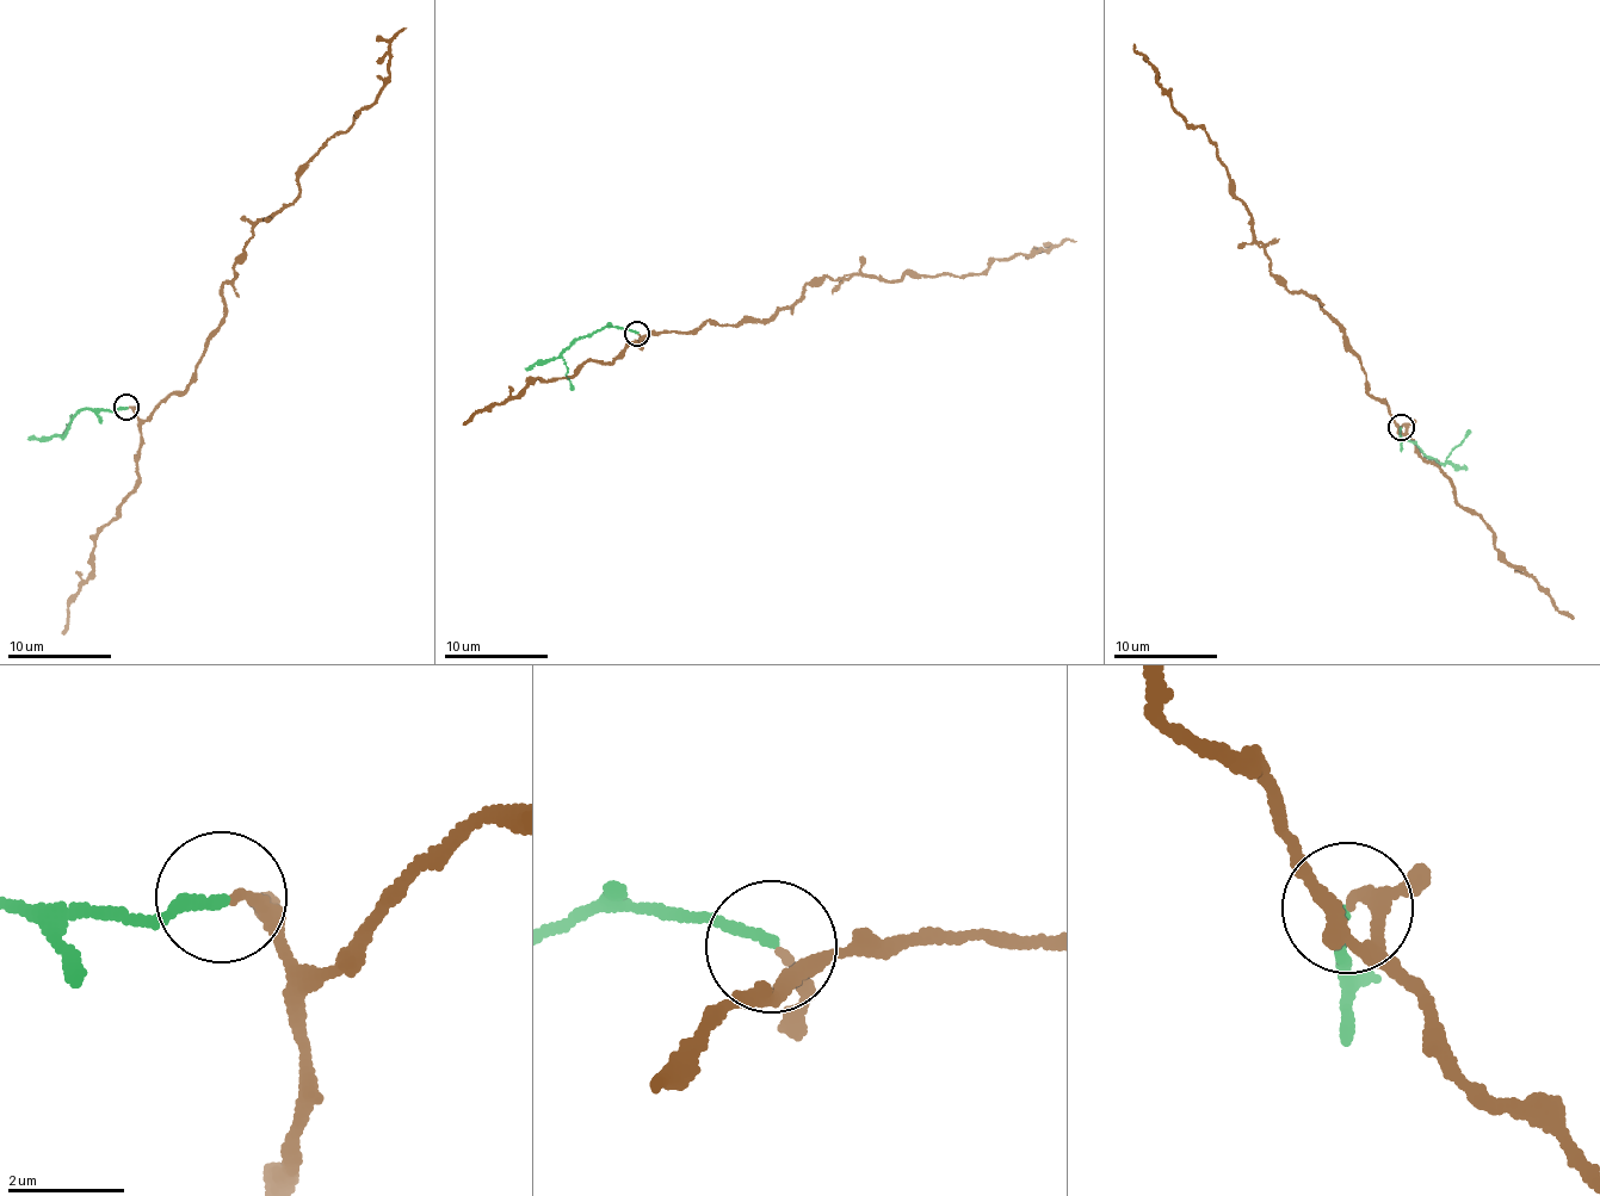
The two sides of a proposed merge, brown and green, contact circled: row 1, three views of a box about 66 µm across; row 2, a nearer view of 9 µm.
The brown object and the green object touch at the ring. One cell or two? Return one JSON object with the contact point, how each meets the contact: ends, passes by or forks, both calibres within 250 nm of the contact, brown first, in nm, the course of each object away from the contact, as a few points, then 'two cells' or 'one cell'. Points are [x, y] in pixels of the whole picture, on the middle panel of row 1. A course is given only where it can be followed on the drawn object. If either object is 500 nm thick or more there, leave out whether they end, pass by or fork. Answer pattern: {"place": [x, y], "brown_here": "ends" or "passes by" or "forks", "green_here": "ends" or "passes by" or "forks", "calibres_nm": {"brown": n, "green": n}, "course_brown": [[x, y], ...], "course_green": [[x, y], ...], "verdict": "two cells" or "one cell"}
{"place": [637, 333], "brown_here": "passes by", "green_here": "ends", "calibres_nm": {"brown": 130, "green": 190}, "course_brown": [[637, 335], [757, 323], [807, 284], [846, 274], [896, 283], [977, 274], [995, 261], [1076, 240]], "course_green": [[637, 333], [626, 328], [601, 327], [524, 369]], "verdict": "one cell"}

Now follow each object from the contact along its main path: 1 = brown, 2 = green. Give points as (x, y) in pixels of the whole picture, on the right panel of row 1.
1: (1402, 426), (1404, 434), (1369, 391), (1347, 335), (1286, 289), (1208, 135), (1173, 107), (1132, 44)
2: (1400, 426), (1398, 434), (1418, 448), (1444, 465), (1466, 470)

